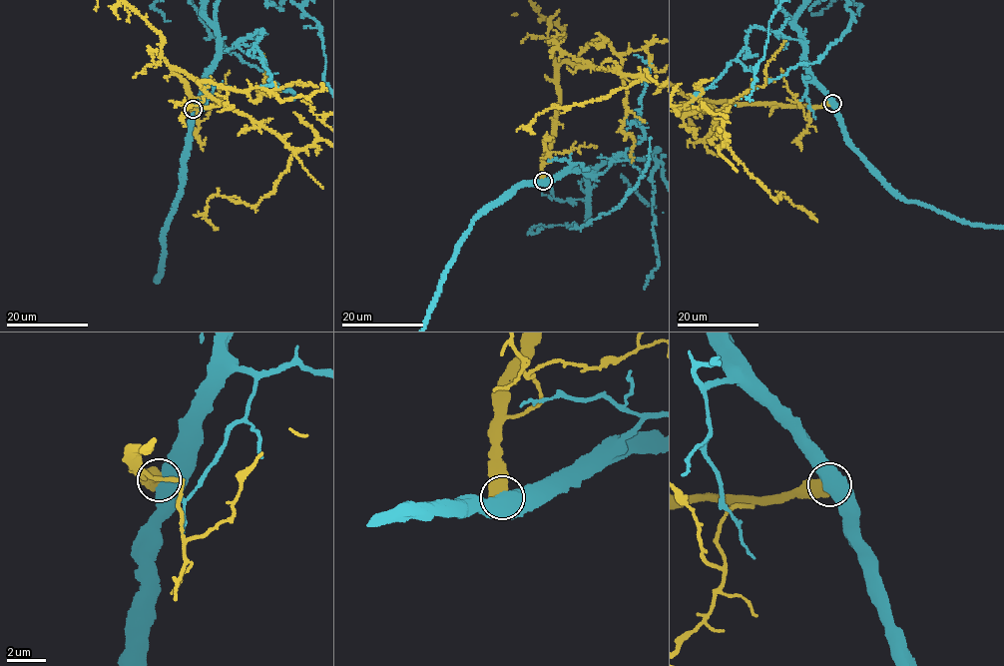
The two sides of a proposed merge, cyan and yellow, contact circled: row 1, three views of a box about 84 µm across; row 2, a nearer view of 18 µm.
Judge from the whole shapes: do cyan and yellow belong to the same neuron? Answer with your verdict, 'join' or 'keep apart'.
keep apart

